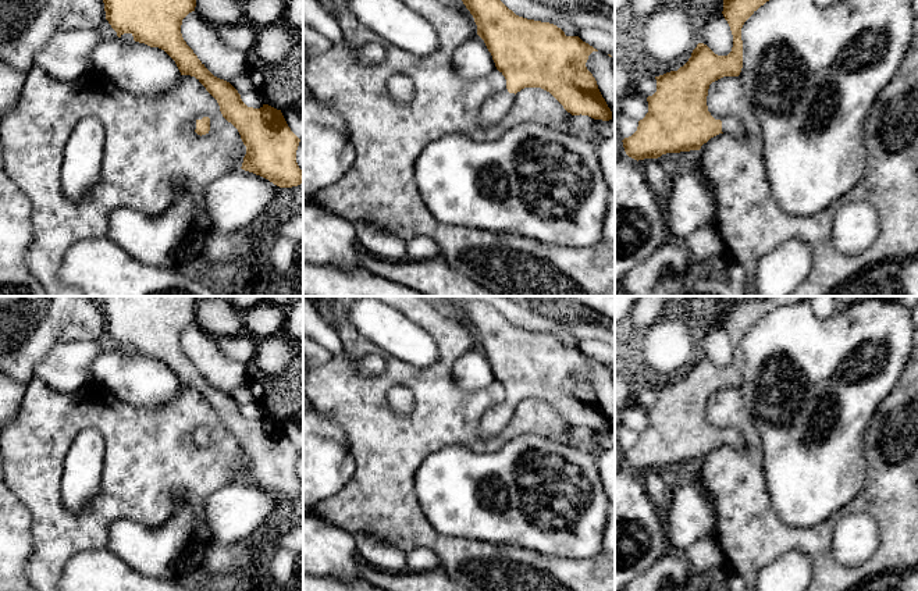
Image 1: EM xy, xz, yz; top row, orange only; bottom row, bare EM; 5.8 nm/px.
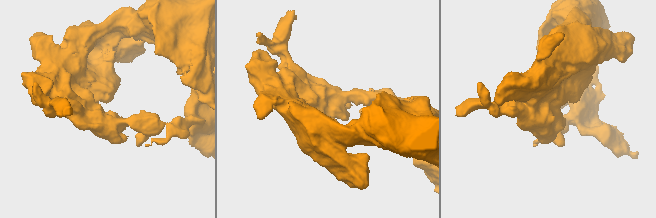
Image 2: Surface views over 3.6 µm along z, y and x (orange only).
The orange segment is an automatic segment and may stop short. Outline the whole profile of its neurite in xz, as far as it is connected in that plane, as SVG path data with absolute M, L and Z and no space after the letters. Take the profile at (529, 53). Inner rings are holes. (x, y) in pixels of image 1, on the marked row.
M462 0L474 18L477 35L484 40L492 56L497 70L506 79L506 89L485 100L480 108L478 121L484 127L498 125L509 111L513 97L524 88L541 88L549 92L572 115L588 115L594 120L609 121L612 111L602 97L597 81L587 70L586 63L593 51L598 51L579 36L566 36L554 24L527 19L516 15L501 0Z

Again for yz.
M723 0L722 14L733 35L732 51L718 56L707 44L698 43L683 67L655 76L657 92L647 97L648 113L638 121L637 131L622 140L629 157L638 161L666 153L700 150L719 133L746 142L748 133L740 122L711 115L707 96L712 82L740 75L741 28L766 1L769 0Z

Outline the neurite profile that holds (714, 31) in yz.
M700 7L691 15L697 24L698 43L707 44L718 56L727 56L733 47L733 35L723 14Z

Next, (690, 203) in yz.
M691 171L670 174L670 188L659 197L670 239L682 242L700 227L712 227L716 218L716 192Z

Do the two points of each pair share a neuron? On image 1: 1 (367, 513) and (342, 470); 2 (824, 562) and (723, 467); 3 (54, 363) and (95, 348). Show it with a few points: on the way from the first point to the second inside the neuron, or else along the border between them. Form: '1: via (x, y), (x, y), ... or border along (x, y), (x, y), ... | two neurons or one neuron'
1: border along (348, 448), (355, 472), (340, 490), (323, 501) | two neurons
2: via (797, 538), (785, 538), (742, 495) | one neuron
3: via (64, 363), (70, 363), (85, 352) | one neuron

